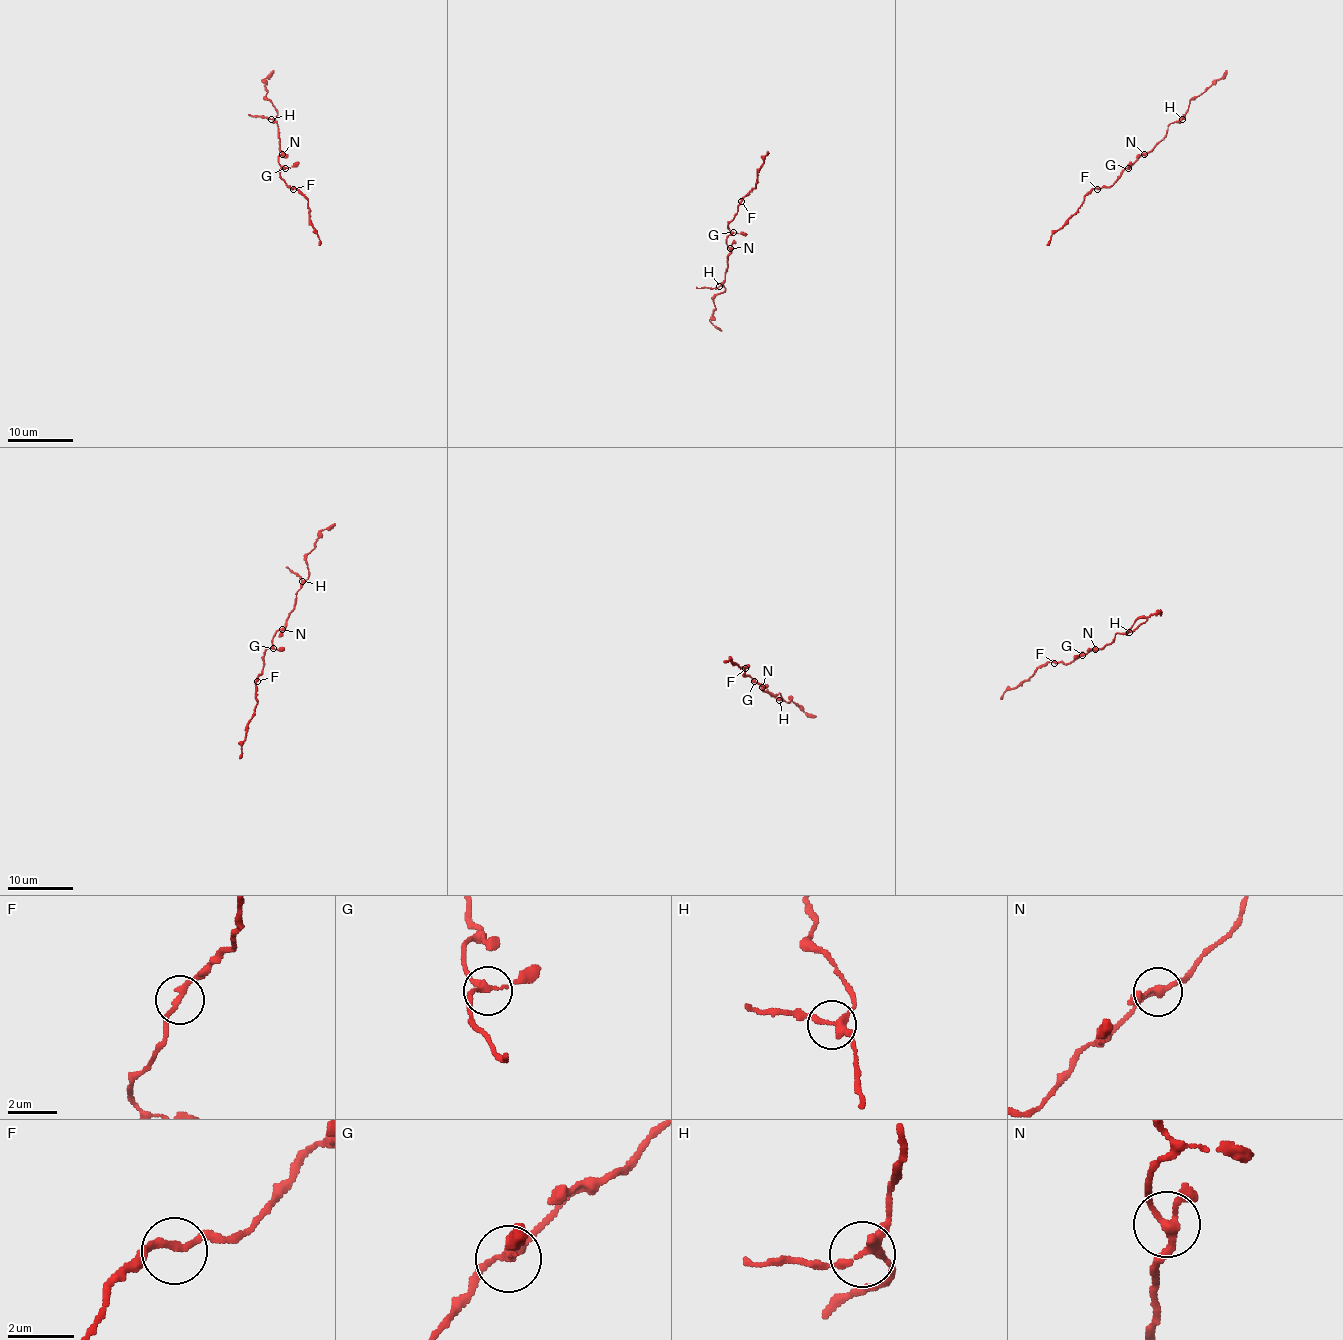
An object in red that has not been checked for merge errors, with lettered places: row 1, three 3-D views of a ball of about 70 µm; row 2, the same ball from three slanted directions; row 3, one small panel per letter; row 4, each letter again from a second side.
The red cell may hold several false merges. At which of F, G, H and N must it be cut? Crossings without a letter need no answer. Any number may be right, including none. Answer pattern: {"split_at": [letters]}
{"split_at": []}

